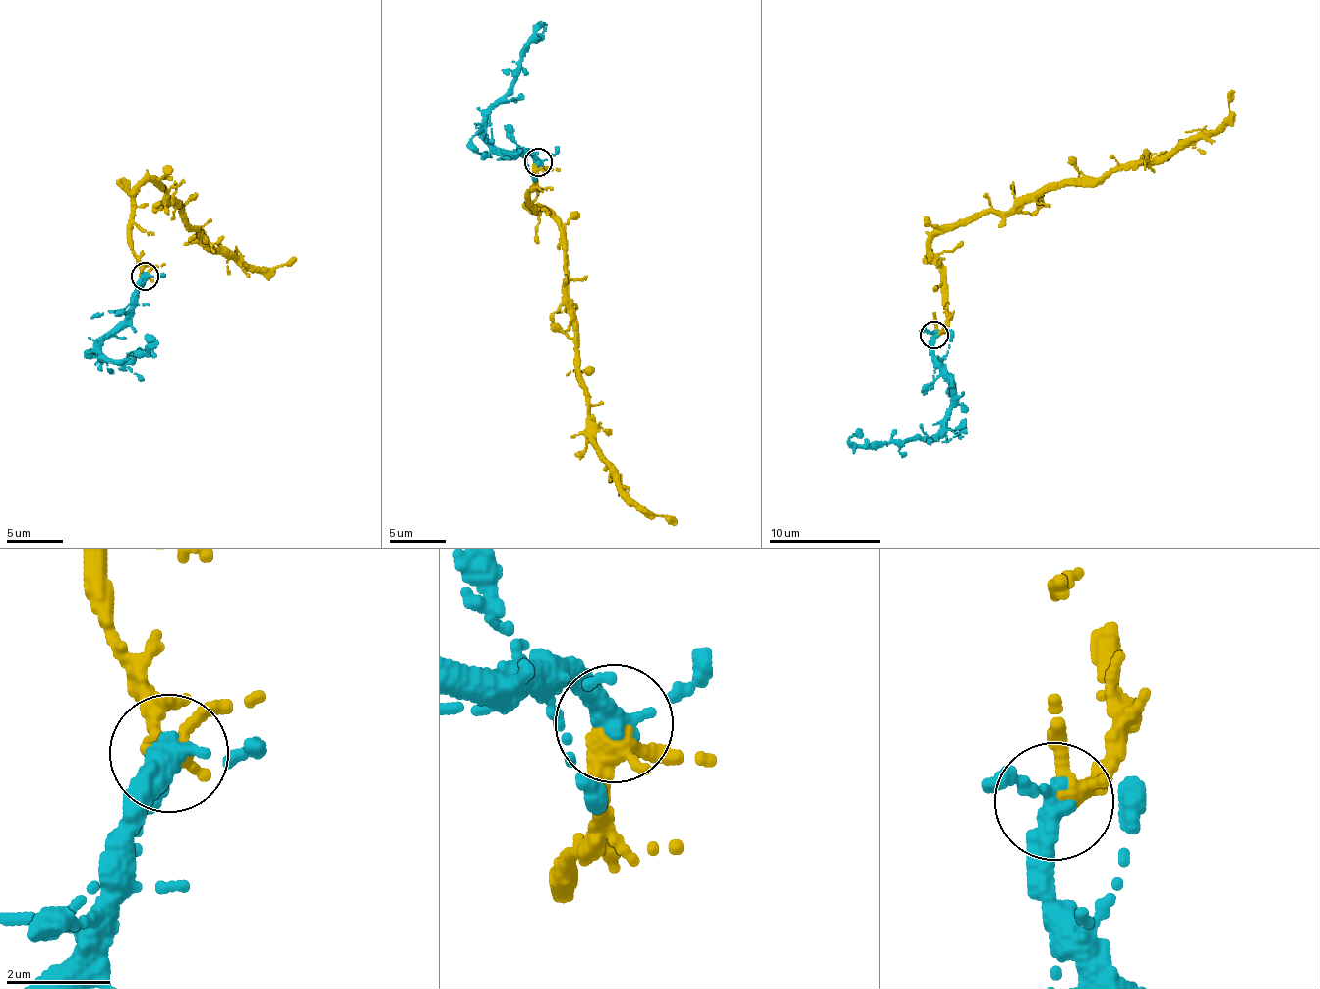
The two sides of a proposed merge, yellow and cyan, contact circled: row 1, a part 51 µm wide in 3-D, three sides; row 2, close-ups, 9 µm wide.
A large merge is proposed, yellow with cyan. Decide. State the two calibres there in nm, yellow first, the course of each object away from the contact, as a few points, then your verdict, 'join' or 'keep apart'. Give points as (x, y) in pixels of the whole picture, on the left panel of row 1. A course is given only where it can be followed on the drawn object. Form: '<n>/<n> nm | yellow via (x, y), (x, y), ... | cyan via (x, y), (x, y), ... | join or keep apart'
320/360 nm | yellow via (143, 276), (129, 215), (140, 184), (154, 178), (168, 206), (178, 206), (208, 249), (250, 268), (296, 259) | cyan via (146, 276), (137, 300), (119, 328), (102, 340), (101, 355), (131, 361), (134, 351), (146, 350), (155, 342) | join

